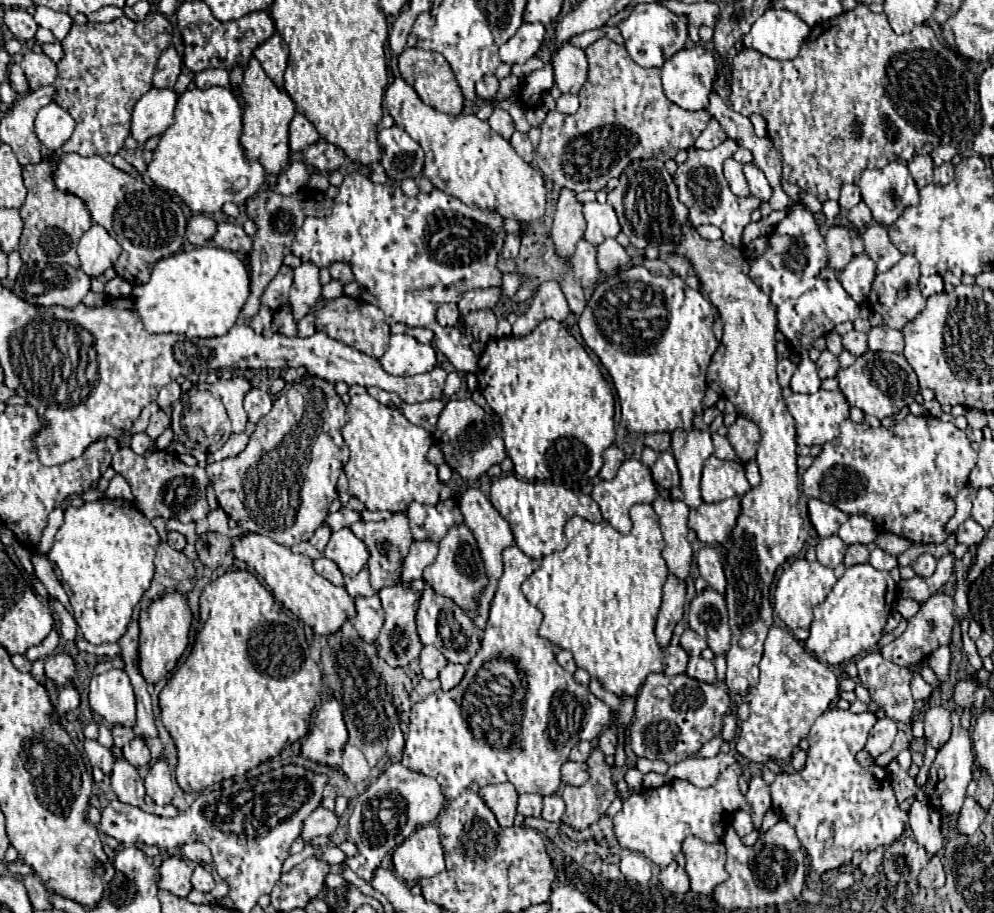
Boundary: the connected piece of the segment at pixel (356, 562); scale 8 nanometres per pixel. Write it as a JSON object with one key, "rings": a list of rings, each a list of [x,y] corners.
{"rings":[[[340,529],[336,533],[332,533],[324,557],[328,557],[330,561],[334,561],[344,579],[352,579],[360,573],[360,569],[364,569],[366,561],[368,561],[368,549],[366,545],[350,531],[350,529]]]}

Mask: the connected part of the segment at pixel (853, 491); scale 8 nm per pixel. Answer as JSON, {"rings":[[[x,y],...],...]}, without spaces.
{"rings":[[[908,415],[892,427],[872,429],[866,421],[854,423],[846,419],[840,423],[840,435],[822,447],[812,467],[802,475],[802,491],[808,497],[832,503],[848,515],[872,515],[876,527],[904,535],[910,541],[944,543],[944,523],[954,515],[954,497],[968,485],[968,475],[976,465],[978,455],[972,449],[964,431],[954,423],[944,423],[936,417]]]}

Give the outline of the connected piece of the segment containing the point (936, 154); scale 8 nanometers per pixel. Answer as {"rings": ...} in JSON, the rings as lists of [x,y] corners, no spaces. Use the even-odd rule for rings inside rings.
{"rings":[[[938,145],[938,147],[930,153],[930,157],[932,157],[932,161],[934,161],[936,167],[942,165],[942,163],[946,163],[946,161],[950,161],[954,155],[956,155],[956,149],[950,147],[950,145]]]}

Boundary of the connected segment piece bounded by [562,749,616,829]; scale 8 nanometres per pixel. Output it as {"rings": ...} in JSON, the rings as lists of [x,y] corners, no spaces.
{"rings":[[[594,749],[586,761],[590,779],[582,787],[564,787],[562,799],[566,803],[566,813],[562,823],[572,829],[586,829],[596,823],[602,815],[604,793],[616,793],[612,783],[612,767],[606,765],[600,749]]]}

